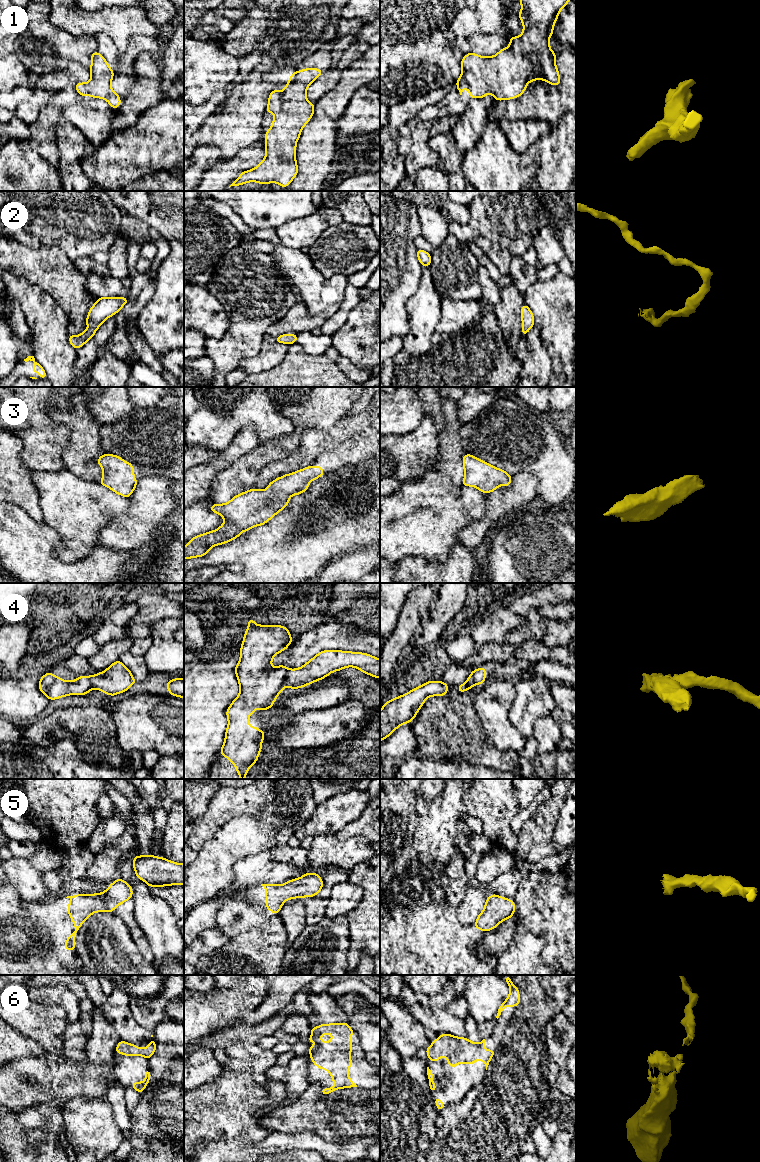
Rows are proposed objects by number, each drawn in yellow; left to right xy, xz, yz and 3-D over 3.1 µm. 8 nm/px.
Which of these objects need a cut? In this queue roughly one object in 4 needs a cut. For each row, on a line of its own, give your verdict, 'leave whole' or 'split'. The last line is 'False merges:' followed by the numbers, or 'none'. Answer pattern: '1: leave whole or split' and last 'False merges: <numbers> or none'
1: leave whole
2: leave whole
3: leave whole
4: split
5: leave whole
6: leave whole
False merges: 4

